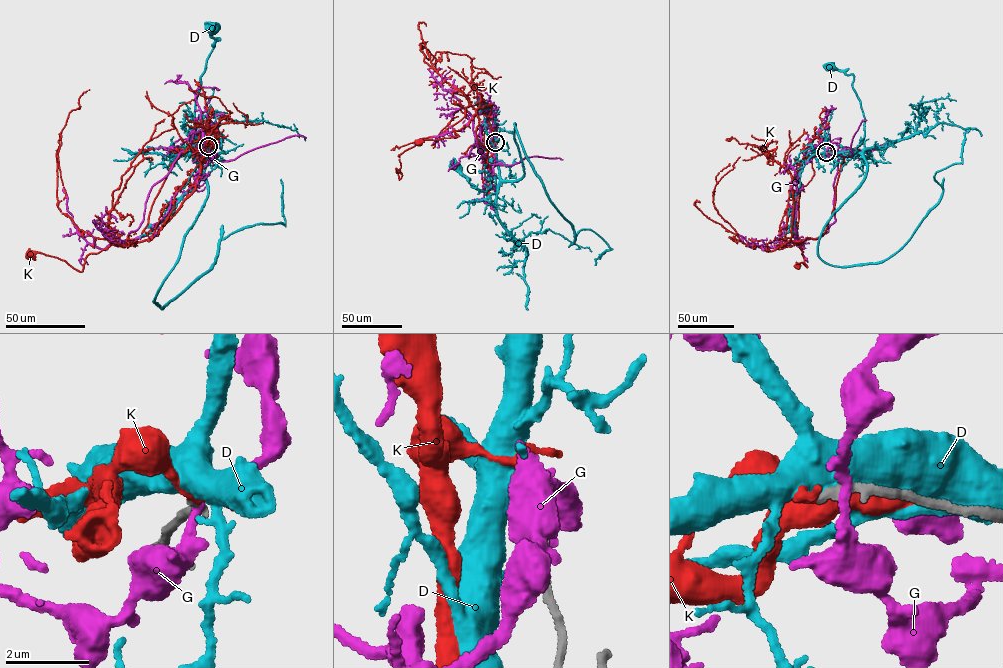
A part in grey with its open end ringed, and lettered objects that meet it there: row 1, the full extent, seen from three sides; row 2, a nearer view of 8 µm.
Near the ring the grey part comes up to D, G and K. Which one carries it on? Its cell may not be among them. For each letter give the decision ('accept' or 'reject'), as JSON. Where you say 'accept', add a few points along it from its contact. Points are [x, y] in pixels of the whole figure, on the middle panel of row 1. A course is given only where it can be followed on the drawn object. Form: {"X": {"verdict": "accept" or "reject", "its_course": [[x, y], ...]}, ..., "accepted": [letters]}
{"D": {"verdict": "reject"}, "G": {"verdict": "reject"}, "K": {"verdict": "reject"}, "accepted": []}

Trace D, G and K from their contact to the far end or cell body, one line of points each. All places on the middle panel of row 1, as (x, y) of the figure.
D: (495, 142), (498, 186), (484, 192), (476, 190), (454, 165)
G: (495, 142), (494, 163), (478, 159), (486, 156), (473, 118), (480, 111), (489, 110), (469, 154), (448, 171)
K: (495, 142), (486, 166), (489, 151), (476, 135), (476, 114), (469, 124), (455, 131), (458, 136), (418, 143)

